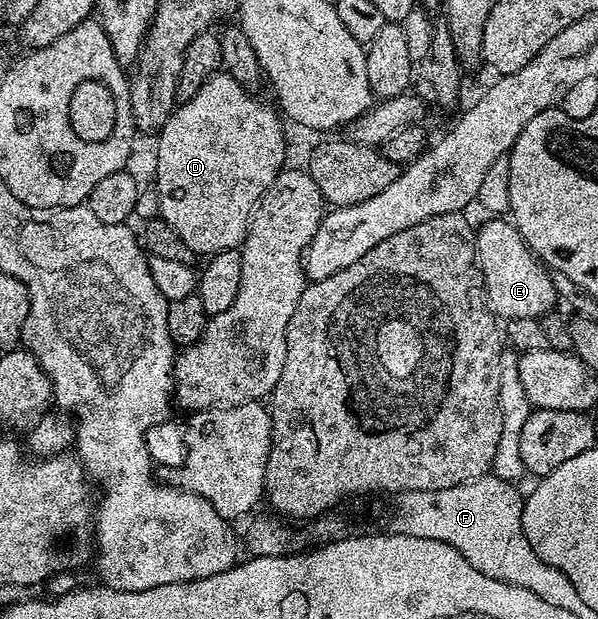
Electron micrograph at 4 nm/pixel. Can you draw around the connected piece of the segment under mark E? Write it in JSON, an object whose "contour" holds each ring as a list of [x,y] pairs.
{"contour":[[[494,216],[476,230],[474,243],[478,253],[478,267],[486,285],[486,303],[499,319],[536,318],[551,313],[559,296],[550,279],[551,271],[533,254],[513,221]]]}

